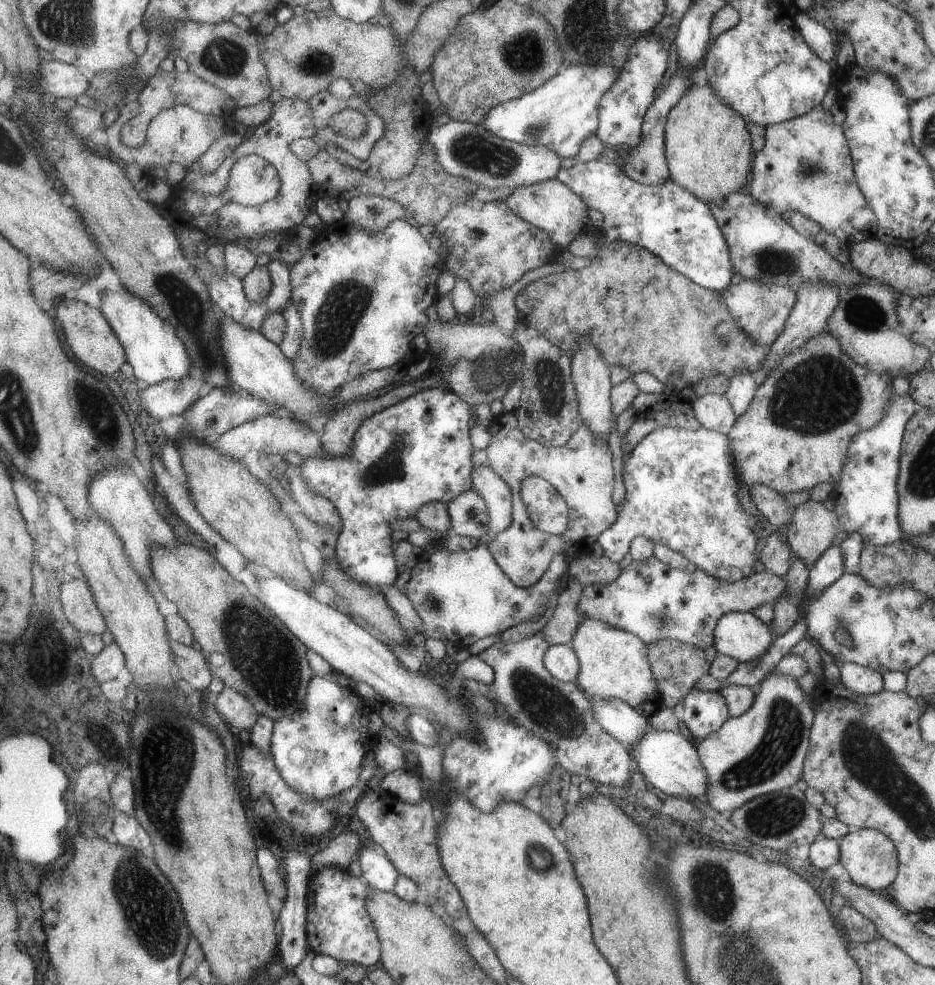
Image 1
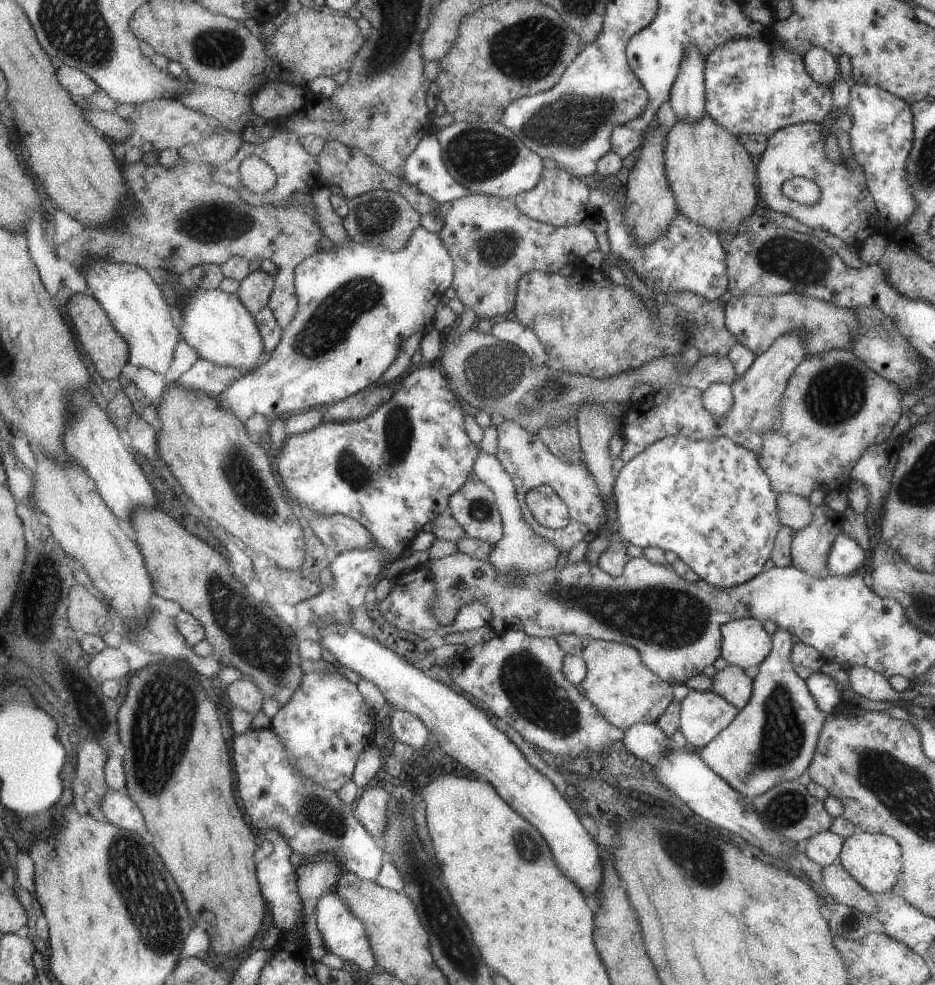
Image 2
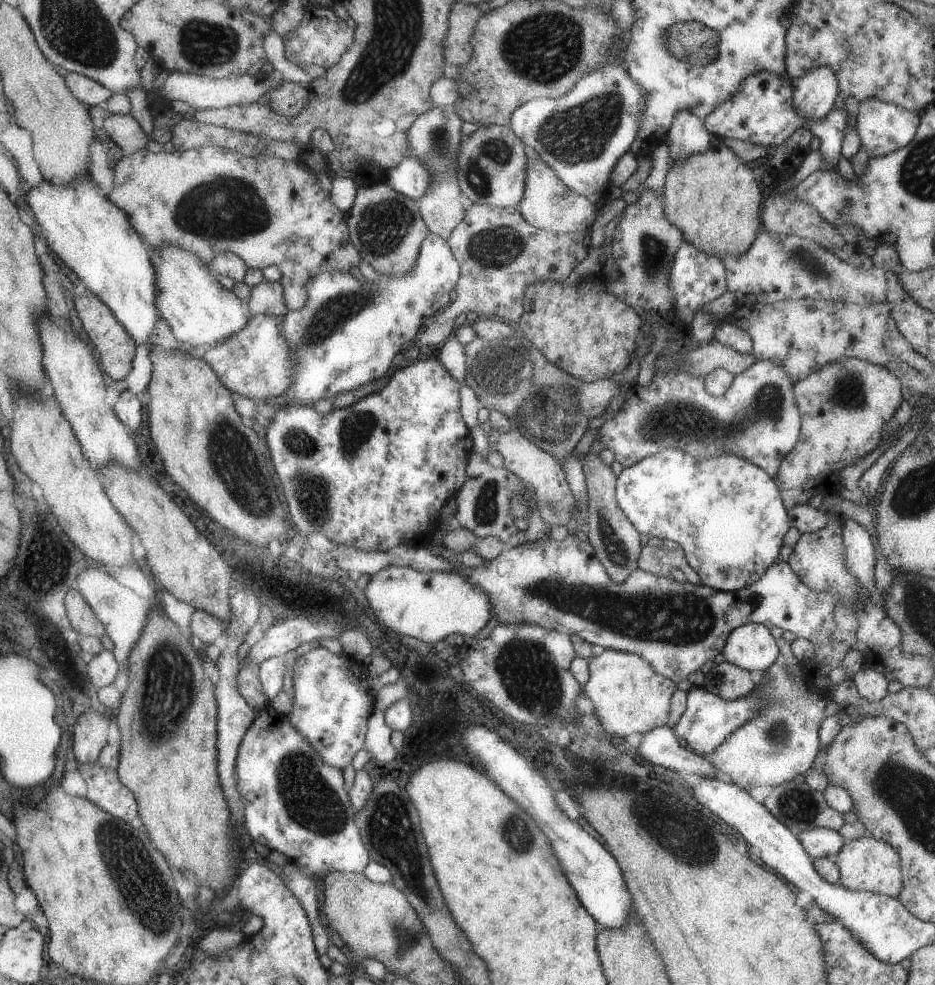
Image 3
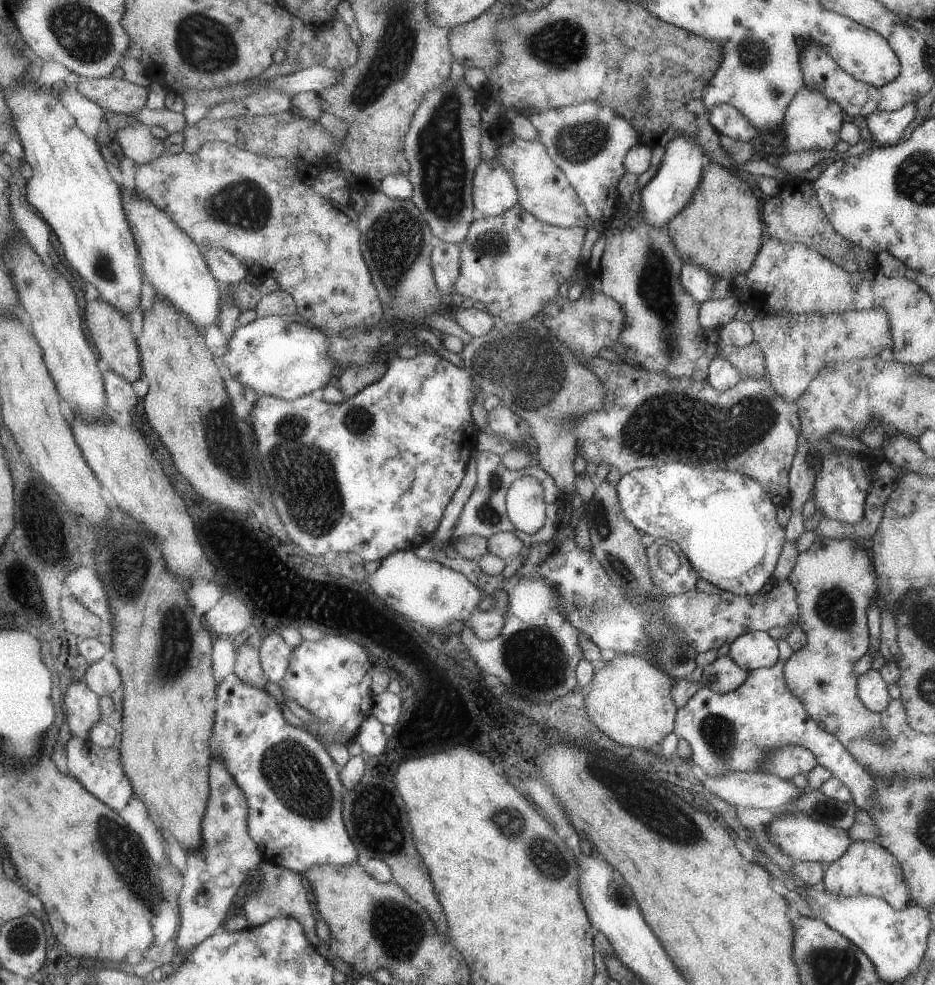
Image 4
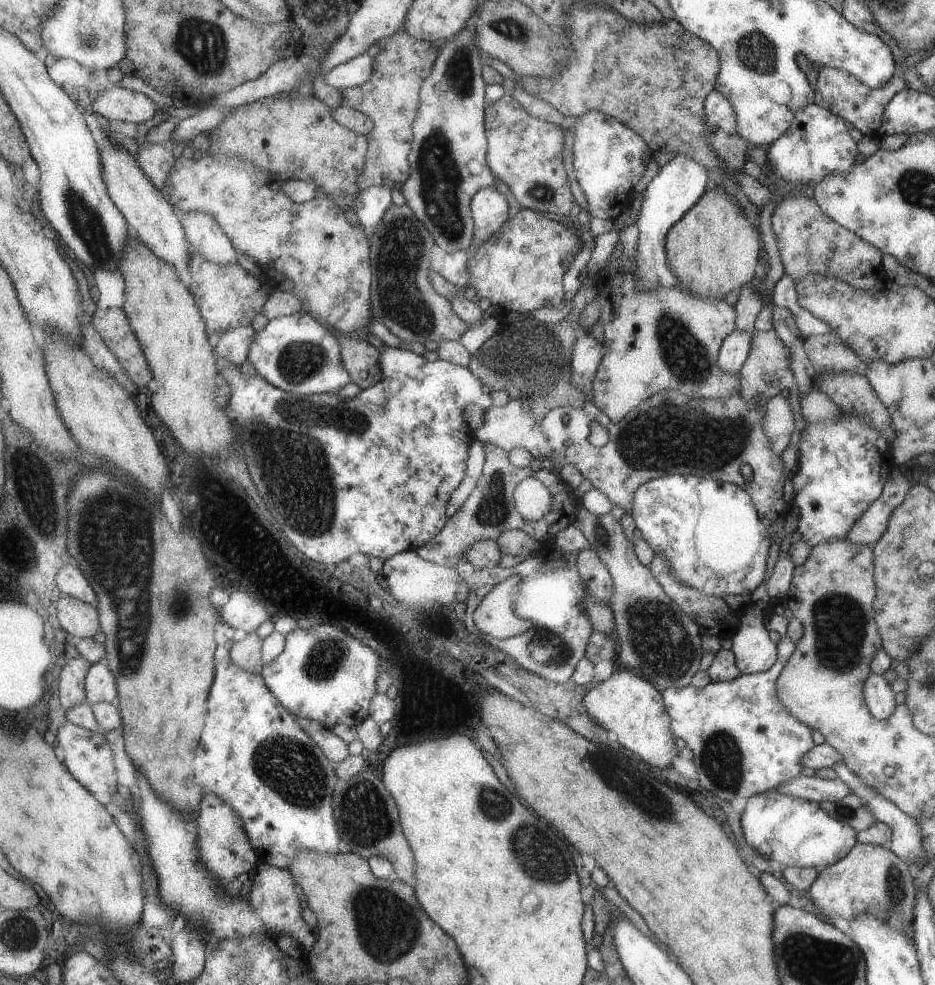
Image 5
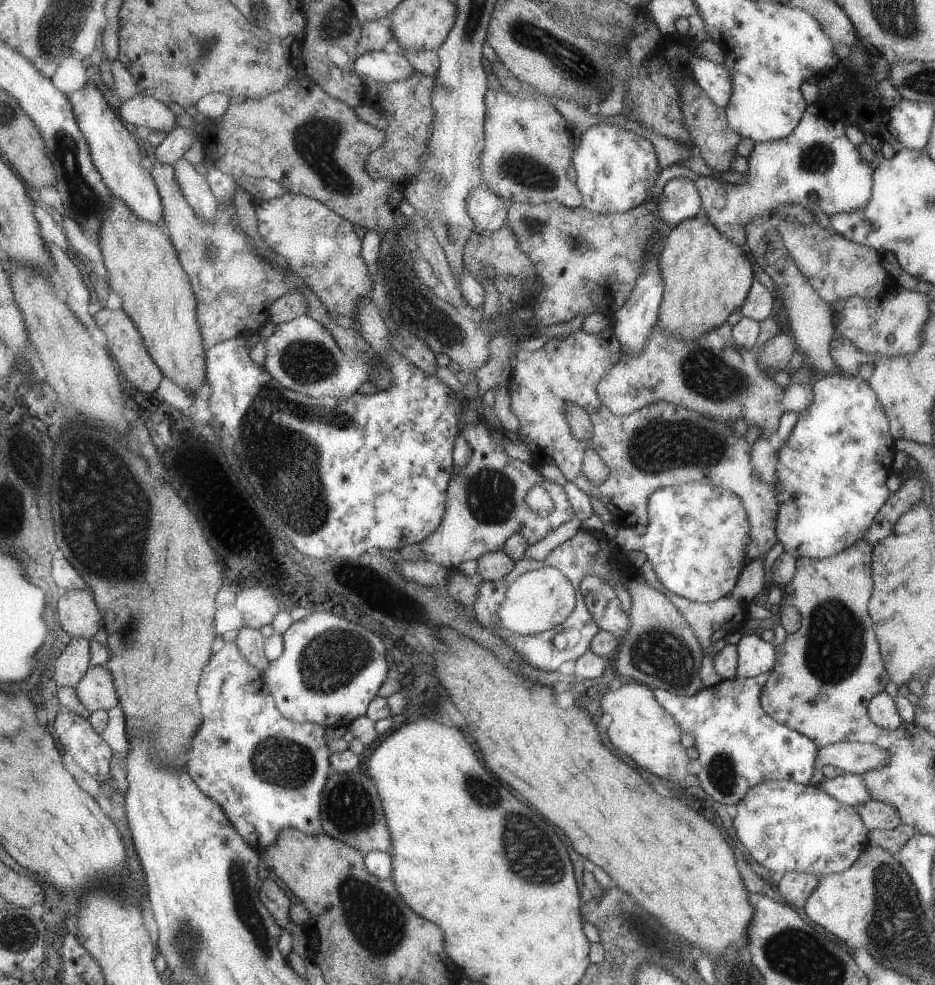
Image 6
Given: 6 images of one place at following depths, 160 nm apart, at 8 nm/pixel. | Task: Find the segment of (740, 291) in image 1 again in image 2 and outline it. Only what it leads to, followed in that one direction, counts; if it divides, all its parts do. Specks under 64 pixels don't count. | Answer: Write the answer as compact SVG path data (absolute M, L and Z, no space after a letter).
M794 293L731 296L724 303L724 324L728 332L737 338L737 342L743 344L755 357L766 352L773 340L781 334L795 330L803 330L808 336L813 337L810 342L812 354L819 354L831 348L851 351L859 327L853 309L843 309Z

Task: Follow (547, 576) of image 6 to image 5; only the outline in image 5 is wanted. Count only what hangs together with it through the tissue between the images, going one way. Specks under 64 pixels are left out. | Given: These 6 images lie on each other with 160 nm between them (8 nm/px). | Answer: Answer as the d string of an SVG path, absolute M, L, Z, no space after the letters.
M508 576L480 602L474 612L474 621L484 633L507 639L525 634L531 622L520 619L515 612L521 592L521 576Z

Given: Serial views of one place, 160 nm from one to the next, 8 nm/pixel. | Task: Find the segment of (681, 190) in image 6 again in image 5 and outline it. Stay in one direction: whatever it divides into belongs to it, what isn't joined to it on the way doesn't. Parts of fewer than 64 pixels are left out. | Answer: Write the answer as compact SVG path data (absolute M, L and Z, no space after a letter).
M687 155L675 157L647 185L641 210L638 214L639 238L637 242L640 269L637 274L640 275L640 282L645 291L657 287L682 286L668 261L666 253L668 234L671 228L701 200L701 197L708 190L707 184L711 182L707 168L700 162L689 158Z

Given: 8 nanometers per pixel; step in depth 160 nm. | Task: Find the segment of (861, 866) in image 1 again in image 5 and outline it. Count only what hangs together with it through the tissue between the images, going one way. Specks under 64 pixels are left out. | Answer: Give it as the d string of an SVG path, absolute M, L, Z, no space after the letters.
M857 843L847 856L818 872L807 891L820 909L819 917L826 919L835 914L851 921L859 913L871 913L891 928L912 934L917 888L911 868L881 845Z

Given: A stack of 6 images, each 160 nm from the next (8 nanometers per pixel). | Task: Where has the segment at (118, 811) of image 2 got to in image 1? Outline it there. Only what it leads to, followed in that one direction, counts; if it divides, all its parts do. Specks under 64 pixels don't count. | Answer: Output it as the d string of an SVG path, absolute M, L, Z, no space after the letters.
M119 813L115 818L112 833L119 843L131 846L131 848L135 848L139 852L149 852L153 856L151 836L149 836L136 816Z

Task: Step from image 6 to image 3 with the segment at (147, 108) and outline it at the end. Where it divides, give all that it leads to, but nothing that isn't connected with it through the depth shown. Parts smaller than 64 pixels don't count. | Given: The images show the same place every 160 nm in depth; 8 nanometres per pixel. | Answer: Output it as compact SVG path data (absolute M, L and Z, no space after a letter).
M69 73L65 78L73 94L89 107L105 107L106 102L114 95L114 92L108 86L88 76Z

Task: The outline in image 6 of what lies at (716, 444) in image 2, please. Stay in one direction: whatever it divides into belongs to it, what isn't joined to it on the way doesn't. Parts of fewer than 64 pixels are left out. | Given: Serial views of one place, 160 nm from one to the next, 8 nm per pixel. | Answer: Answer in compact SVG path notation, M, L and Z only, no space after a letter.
M681 483L680 485L665 487L656 490L649 497L649 532L641 538L635 538L632 532L619 532L617 540L611 544L617 552L616 542L625 550L643 550L653 563L655 572L661 582L676 595L709 603L716 601L720 596L729 595L736 581L736 576L745 564L745 550L751 526L747 520L747 512L740 498L731 491L701 483Z

